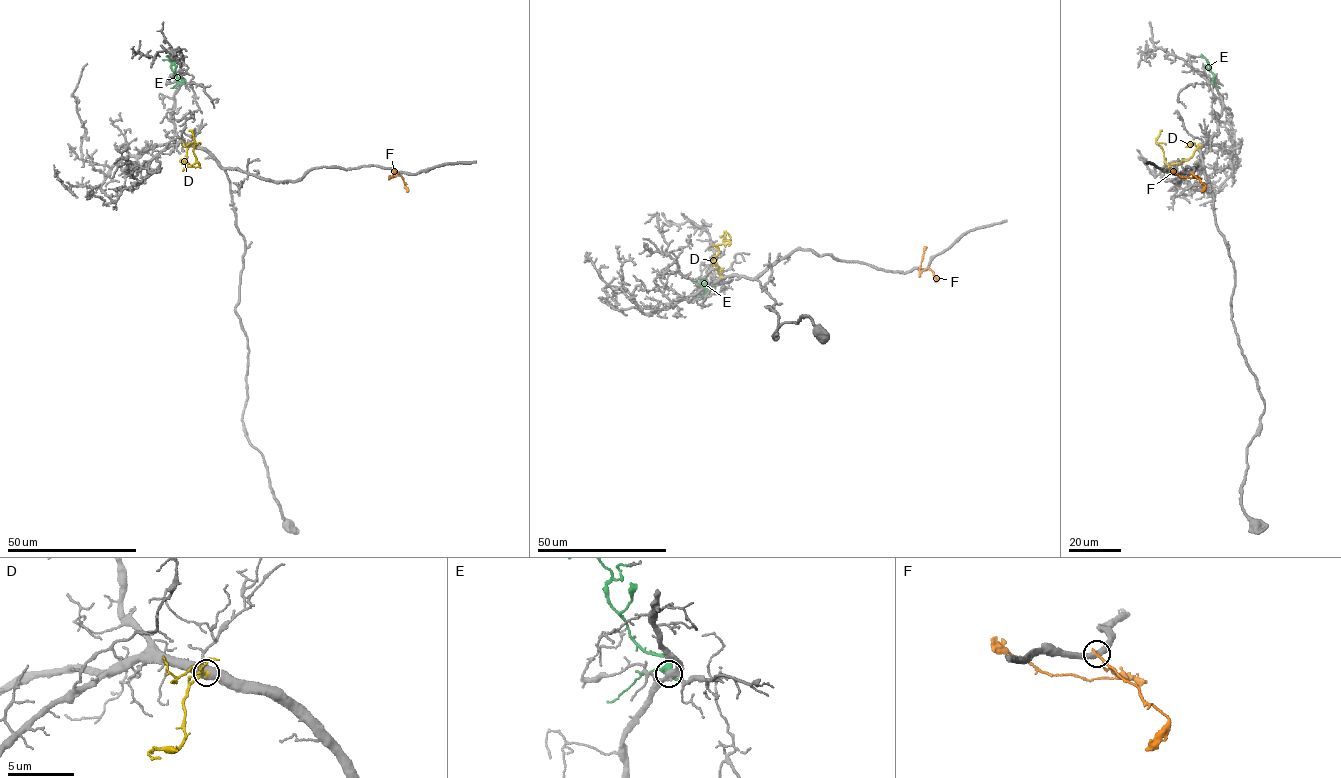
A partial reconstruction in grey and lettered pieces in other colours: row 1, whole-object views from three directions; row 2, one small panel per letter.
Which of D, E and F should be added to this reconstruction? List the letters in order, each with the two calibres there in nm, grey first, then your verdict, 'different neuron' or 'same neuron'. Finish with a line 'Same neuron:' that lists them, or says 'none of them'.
D: 550/220 nm | same neuron
E: 440/360 nm | different neuron
F: 400/150 nm | different neuron
Same neuron: D

